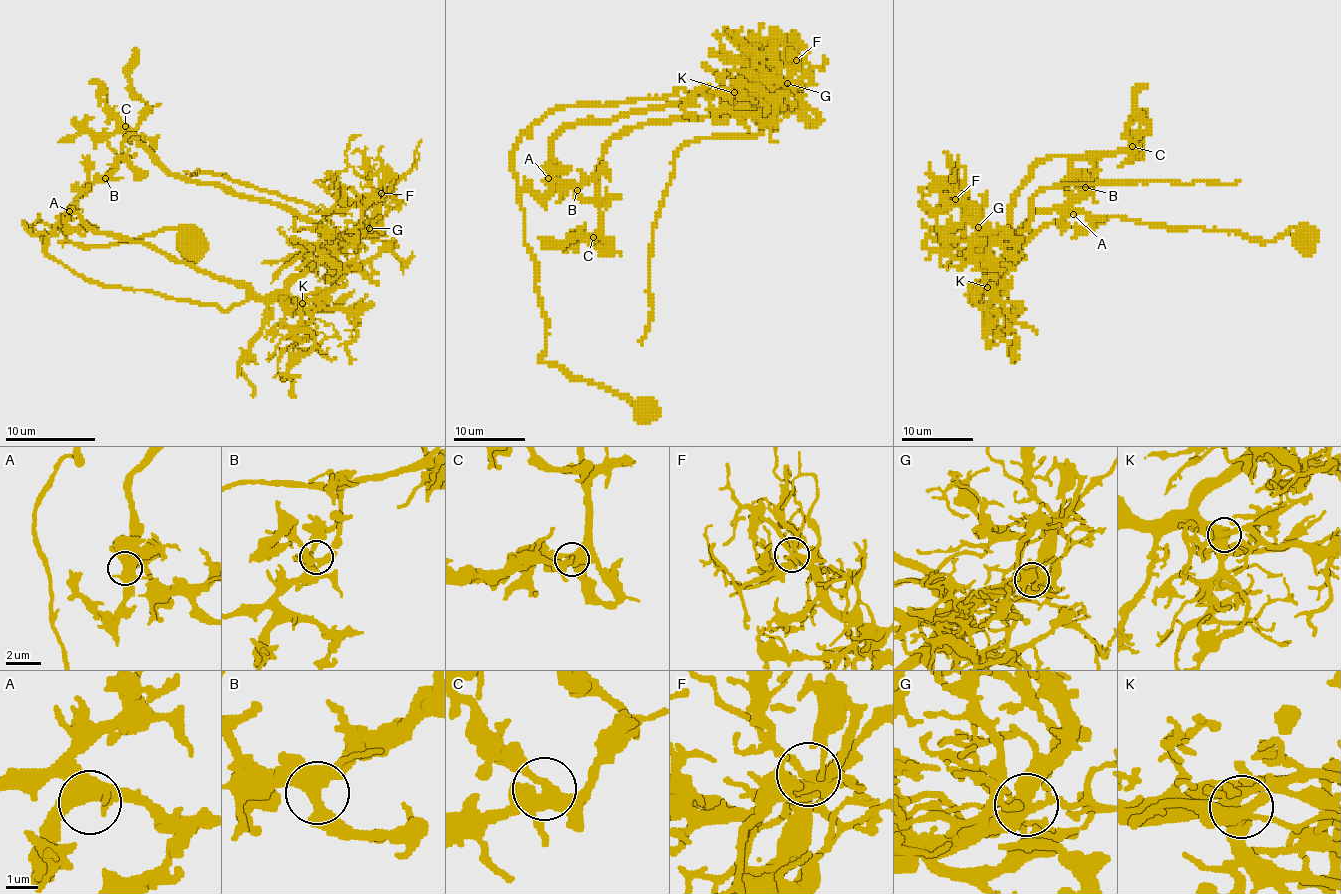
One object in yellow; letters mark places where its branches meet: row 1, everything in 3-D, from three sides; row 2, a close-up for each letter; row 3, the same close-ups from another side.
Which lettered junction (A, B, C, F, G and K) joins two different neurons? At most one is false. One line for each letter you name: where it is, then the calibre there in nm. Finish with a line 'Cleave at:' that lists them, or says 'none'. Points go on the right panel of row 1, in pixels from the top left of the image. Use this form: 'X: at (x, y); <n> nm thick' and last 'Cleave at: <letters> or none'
G: at (978, 227); 440 nm thick
Cleave at: G

